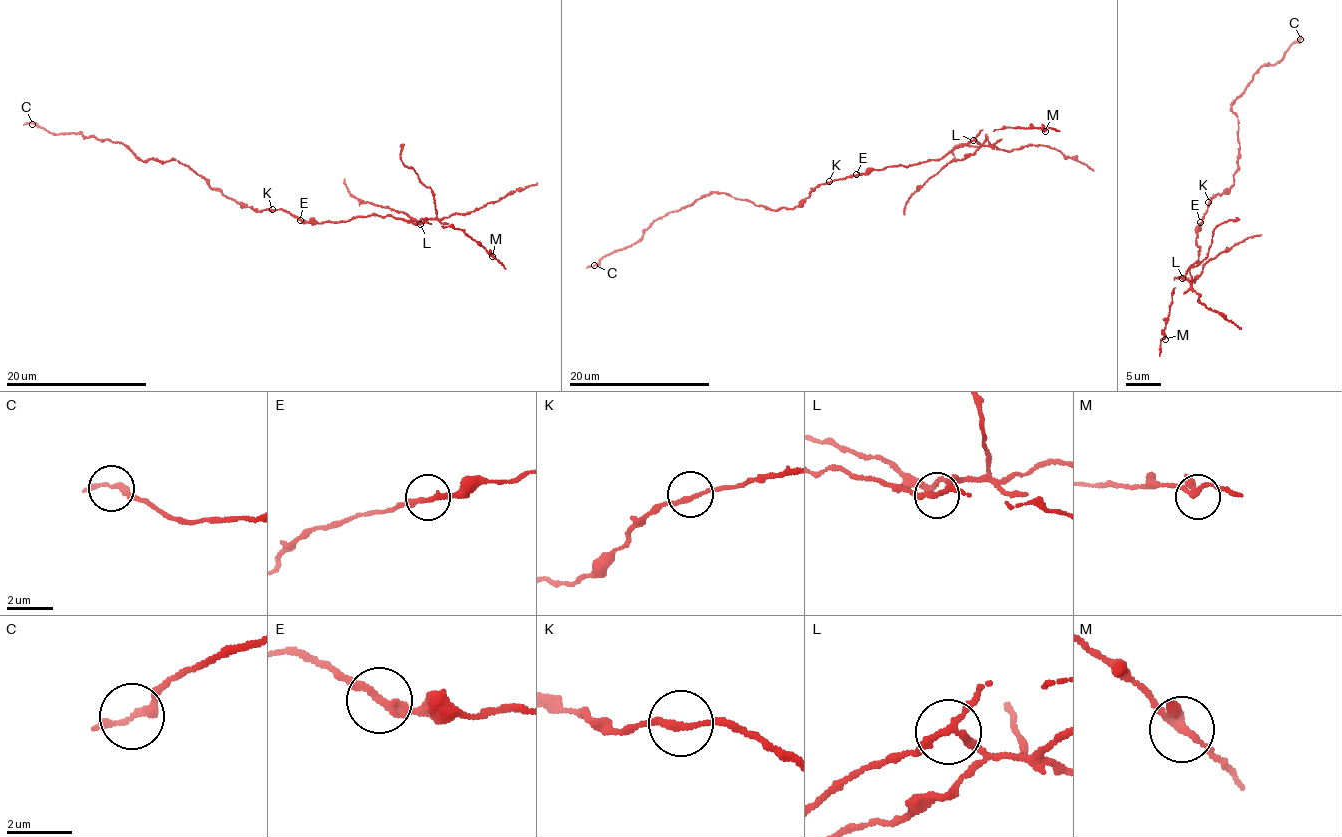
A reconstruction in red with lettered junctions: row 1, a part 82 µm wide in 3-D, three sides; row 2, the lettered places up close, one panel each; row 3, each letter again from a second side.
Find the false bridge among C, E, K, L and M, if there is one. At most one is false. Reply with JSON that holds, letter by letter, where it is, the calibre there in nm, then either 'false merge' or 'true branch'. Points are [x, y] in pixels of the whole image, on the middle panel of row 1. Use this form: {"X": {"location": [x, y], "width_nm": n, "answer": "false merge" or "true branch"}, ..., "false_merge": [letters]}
{"C": {"location": [594, 265], "width_nm": 240, "answer": "true branch"}, "E": {"location": [856, 174], "width_nm": 240, "answer": "true branch"}, "K": {"location": [829, 181], "width_nm": 190, "answer": "true branch"}, "L": {"location": [973, 140], "width_nm": 190, "answer": "false merge"}, "M": {"location": [1045, 131], "width_nm": 220, "answer": "true branch"}, "false_merge": ["L"]}

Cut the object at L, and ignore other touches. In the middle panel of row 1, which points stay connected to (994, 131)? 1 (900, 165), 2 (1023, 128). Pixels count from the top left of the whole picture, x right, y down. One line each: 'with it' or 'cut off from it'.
1: with it
2: with it

